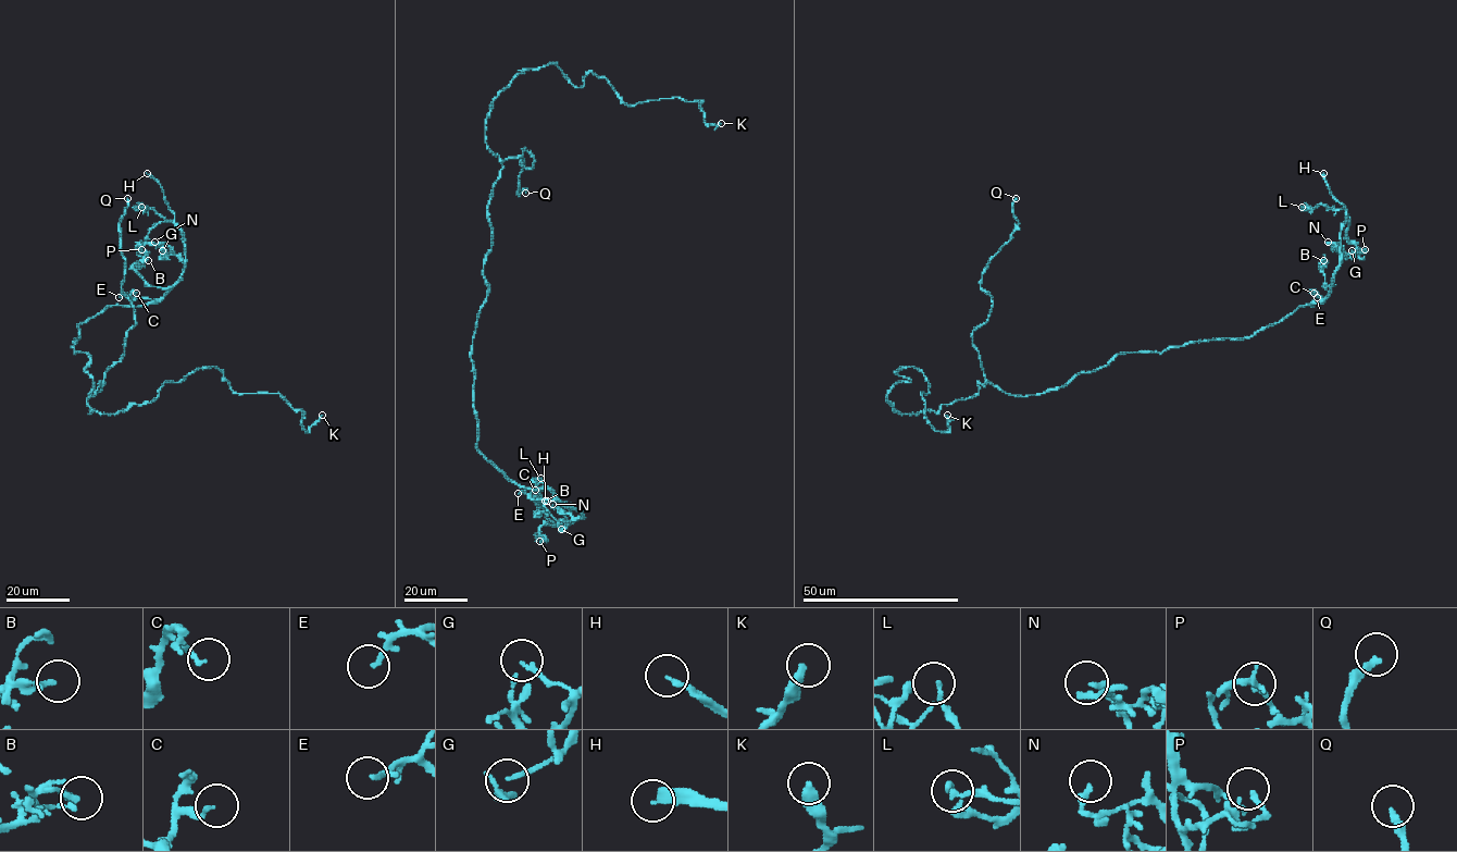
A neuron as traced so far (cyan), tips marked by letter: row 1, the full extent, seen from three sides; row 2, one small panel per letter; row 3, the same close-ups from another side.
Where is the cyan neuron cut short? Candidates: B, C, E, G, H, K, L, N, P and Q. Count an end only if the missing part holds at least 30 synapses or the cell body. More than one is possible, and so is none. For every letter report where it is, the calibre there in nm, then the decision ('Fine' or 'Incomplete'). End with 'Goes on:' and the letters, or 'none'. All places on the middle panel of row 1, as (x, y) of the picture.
B: Place: (547, 501). Thickness 180 nm. Fine
C: Place: (535, 490). Thickness 170 nm. Fine
E: Place: (518, 493). Thickness 160 nm. Fine
G: Place: (561, 529). Thickness 140 nm. Fine
H: Place: (545, 501). Thickness 240 nm. Incomplete
K: Place: (721, 123). Thickness 400 nm. Fine
L: Place: (540, 478). Thickness 110 nm. Fine
N: Place: (552, 504). Thickness 220 nm. Fine
P: Place: (539, 541). Thickness 170 nm. Fine
Q: Place: (525, 193). Thickness 260 nm. Incomplete
Goes on: H, Q

